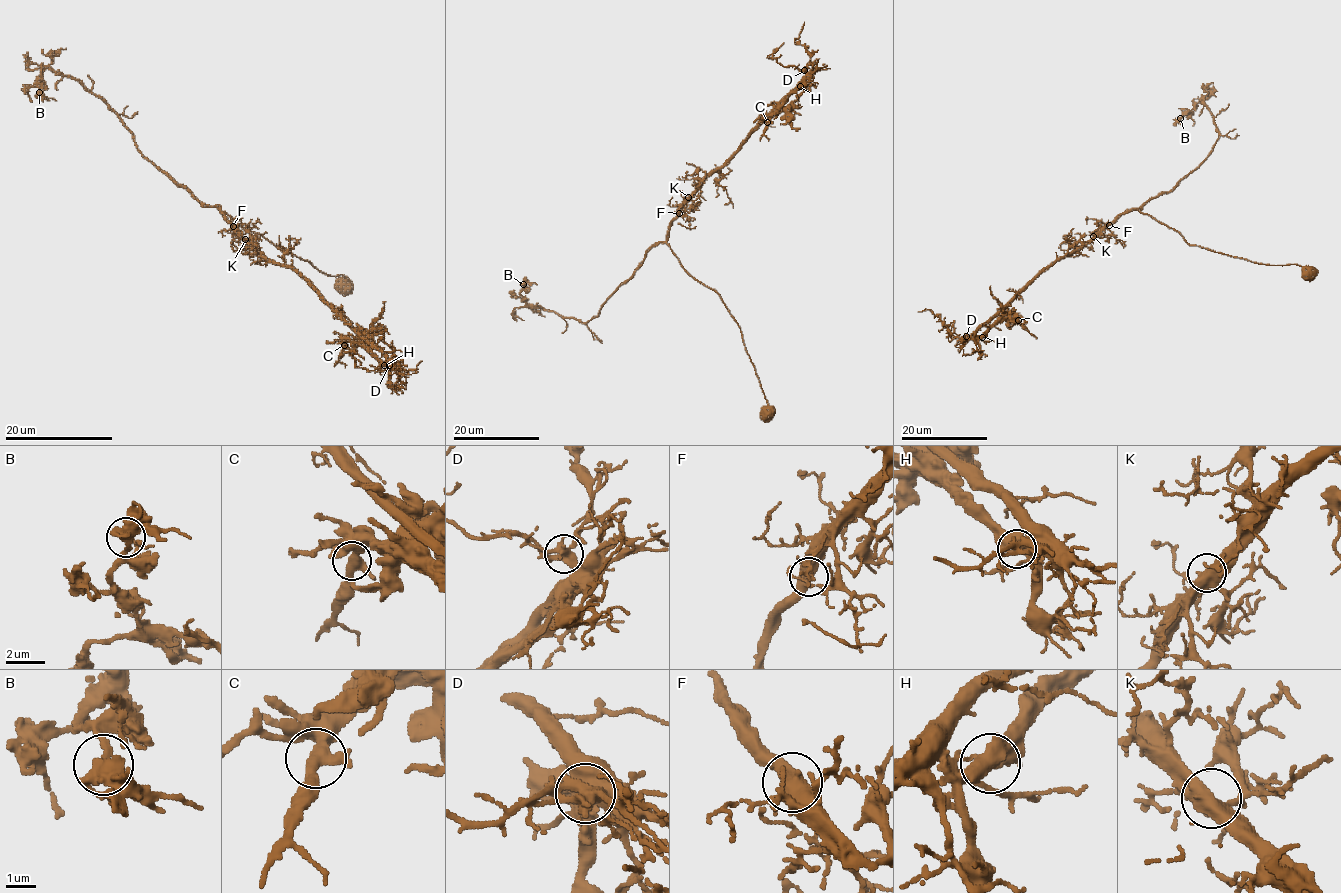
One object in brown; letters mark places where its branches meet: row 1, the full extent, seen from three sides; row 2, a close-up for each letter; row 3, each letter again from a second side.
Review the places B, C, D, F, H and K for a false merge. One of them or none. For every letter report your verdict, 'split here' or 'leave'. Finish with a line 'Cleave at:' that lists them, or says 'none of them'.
B: leave
C: leave
D: leave
F: leave
H: split here
K: leave
Cleave at: H

